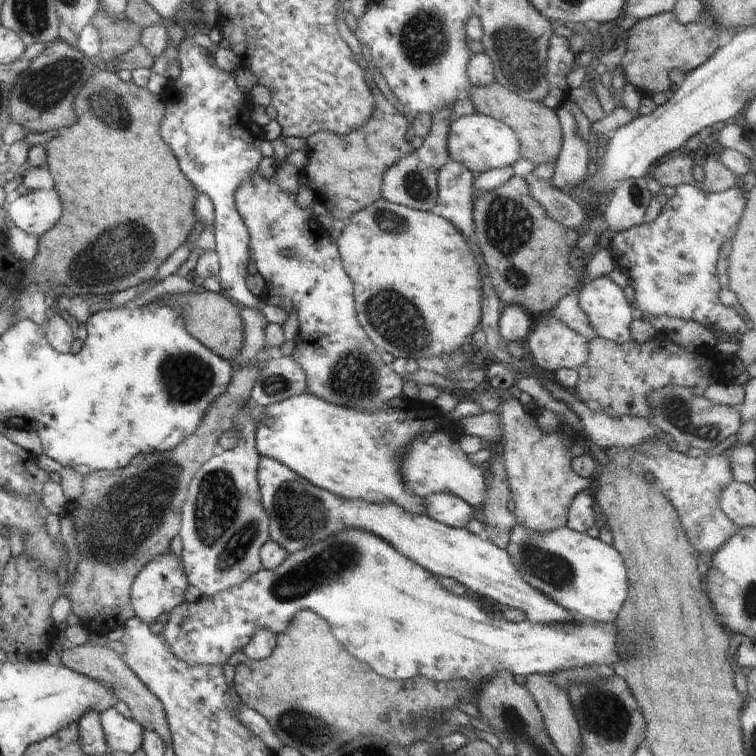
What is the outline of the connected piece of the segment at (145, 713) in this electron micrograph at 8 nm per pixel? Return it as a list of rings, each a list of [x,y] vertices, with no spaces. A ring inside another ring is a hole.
[[[88,642],[71,649],[63,649],[60,656],[62,663],[68,668],[84,676],[92,677],[94,680],[106,683],[119,696],[119,700],[130,707],[132,720],[144,729],[149,728],[151,731],[157,732],[165,742],[166,747],[172,746],[171,732],[163,704],[146,688],[146,685],[136,676],[136,673],[130,670],[127,664],[124,664],[123,657],[116,651],[106,646]]]

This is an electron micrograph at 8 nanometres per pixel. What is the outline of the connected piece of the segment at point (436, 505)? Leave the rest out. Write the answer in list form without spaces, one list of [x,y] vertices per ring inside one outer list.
[[[432,493],[423,498],[423,512],[436,522],[464,529],[476,517],[476,510],[465,500],[448,493]]]

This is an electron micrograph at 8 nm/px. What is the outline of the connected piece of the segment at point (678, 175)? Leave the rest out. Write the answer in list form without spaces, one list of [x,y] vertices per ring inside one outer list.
[[[691,154],[670,157],[669,160],[660,160],[650,172],[660,186],[674,186],[681,184],[694,185],[697,183],[693,177],[693,167],[695,163]]]

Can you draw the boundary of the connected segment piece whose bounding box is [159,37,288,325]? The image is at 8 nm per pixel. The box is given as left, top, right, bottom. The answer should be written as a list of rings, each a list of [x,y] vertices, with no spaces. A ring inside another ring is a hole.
[[[186,37],[179,45],[179,59],[177,62],[181,68],[180,75],[176,79],[169,79],[160,94],[165,104],[165,115],[159,126],[162,140],[168,143],[177,158],[181,171],[200,193],[204,193],[213,204],[215,212],[214,234],[216,240],[216,251],[219,256],[219,281],[221,291],[238,306],[258,311],[268,323],[282,325],[286,322],[288,315],[278,305],[269,305],[262,300],[261,296],[254,295],[246,287],[245,278],[249,256],[249,232],[244,224],[235,203],[236,189],[241,182],[249,179],[249,176],[257,170],[262,151],[260,144],[264,139],[263,127],[257,125],[250,119],[253,108],[252,97],[243,95],[231,72],[224,71],[216,64],[211,64],[213,56],[202,45],[194,41],[194,37]]]

